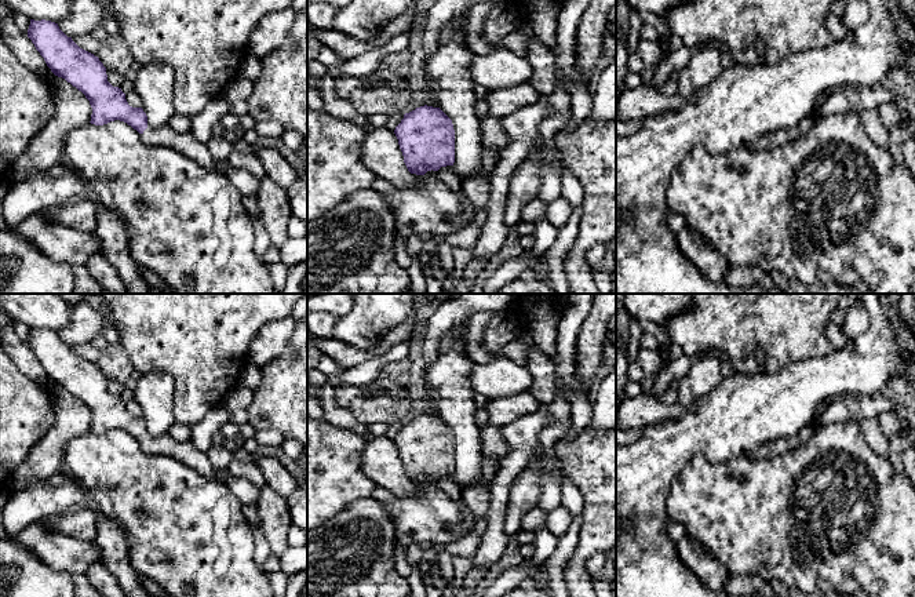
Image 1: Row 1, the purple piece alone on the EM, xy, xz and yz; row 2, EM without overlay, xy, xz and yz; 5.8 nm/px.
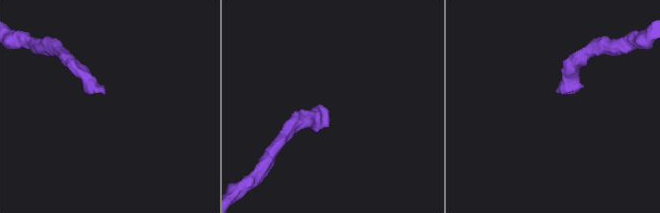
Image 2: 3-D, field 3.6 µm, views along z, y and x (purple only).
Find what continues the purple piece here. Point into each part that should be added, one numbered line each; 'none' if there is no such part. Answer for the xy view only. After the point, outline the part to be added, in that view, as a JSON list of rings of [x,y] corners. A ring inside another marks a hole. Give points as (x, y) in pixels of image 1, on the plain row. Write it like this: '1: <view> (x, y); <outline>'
1: xy (166, 444); [[[165,433],[158,437],[146,437],[142,445],[146,454],[175,458],[197,473],[215,478],[215,467],[209,463],[205,452],[200,451],[192,441],[178,443],[169,433]]]

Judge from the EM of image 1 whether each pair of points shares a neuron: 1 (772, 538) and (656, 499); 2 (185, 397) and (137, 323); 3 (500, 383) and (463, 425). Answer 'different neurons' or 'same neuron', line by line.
1: different neurons
2: same neuron
3: different neurons

